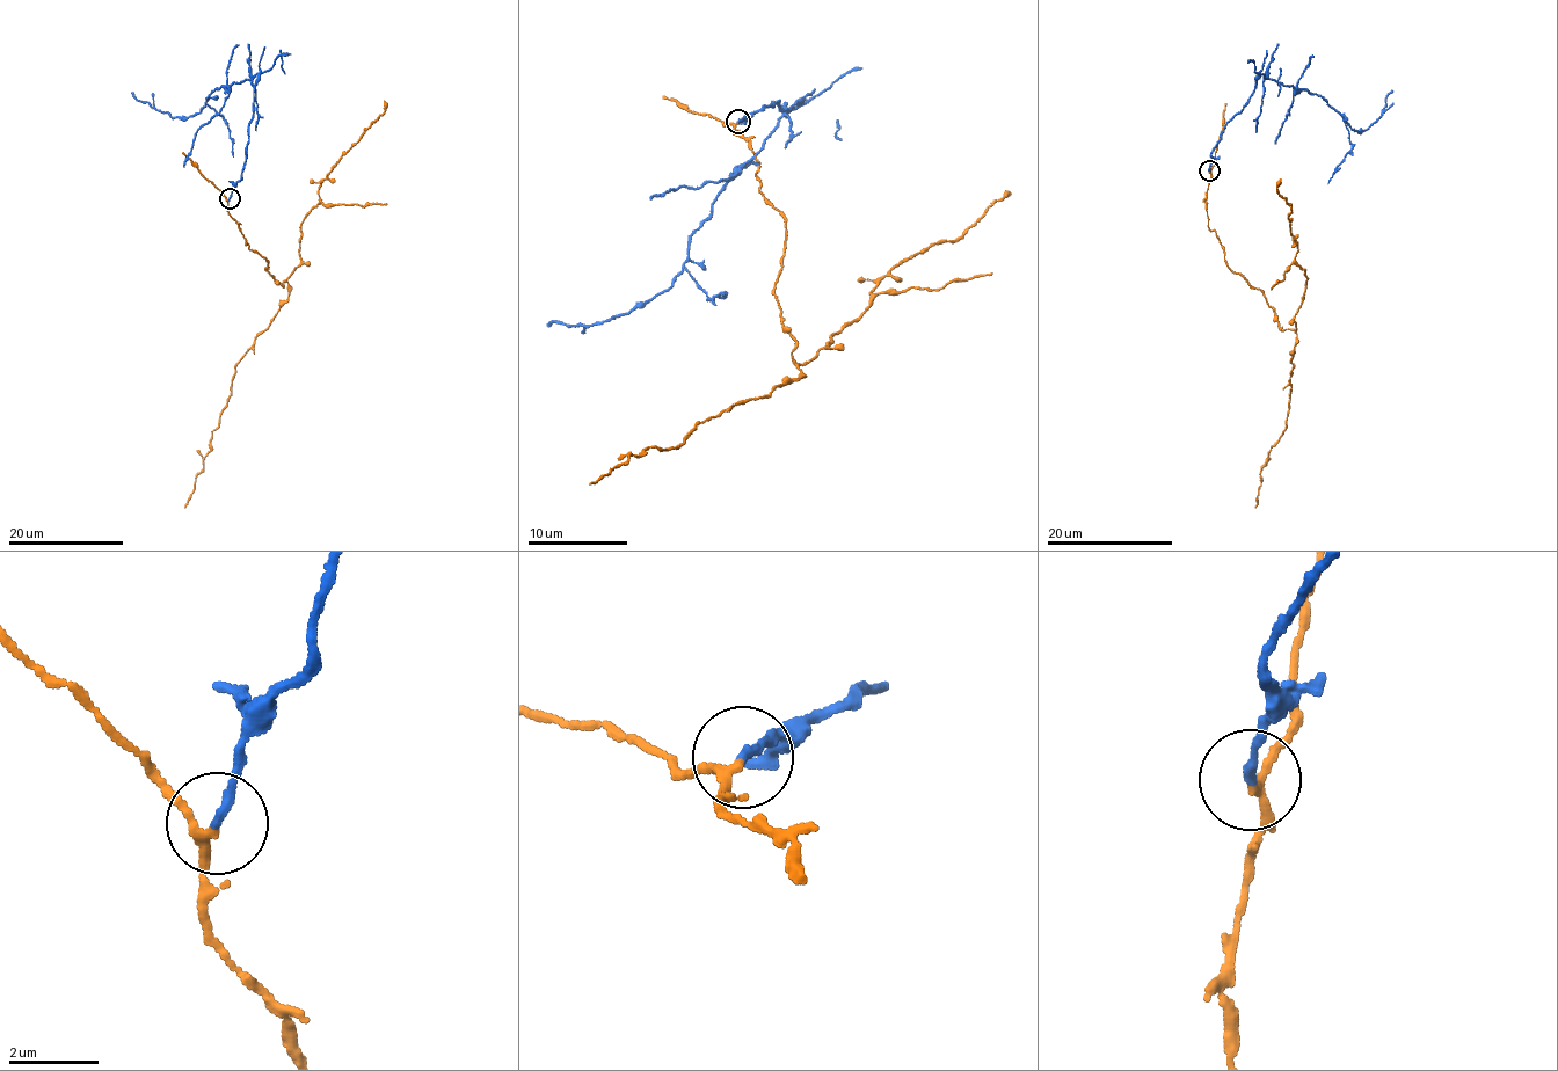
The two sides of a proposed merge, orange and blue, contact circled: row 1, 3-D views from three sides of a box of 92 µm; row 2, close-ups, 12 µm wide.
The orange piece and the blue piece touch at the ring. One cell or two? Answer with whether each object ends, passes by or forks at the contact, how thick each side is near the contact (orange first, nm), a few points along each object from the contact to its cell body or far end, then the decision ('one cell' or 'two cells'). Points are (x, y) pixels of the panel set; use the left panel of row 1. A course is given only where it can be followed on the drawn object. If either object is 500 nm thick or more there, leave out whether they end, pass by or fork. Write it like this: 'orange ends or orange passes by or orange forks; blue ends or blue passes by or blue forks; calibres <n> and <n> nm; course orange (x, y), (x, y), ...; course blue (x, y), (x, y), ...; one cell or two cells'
orange passes by; blue ends; calibres 160 and 190 nm; course orange (230, 199), (246, 243), (288, 291), (235, 366), (184, 508); course blue (230, 198), (245, 164), (257, 73), (215, 89), (201, 111), (176, 118), (157, 110), (131, 92); two cells

